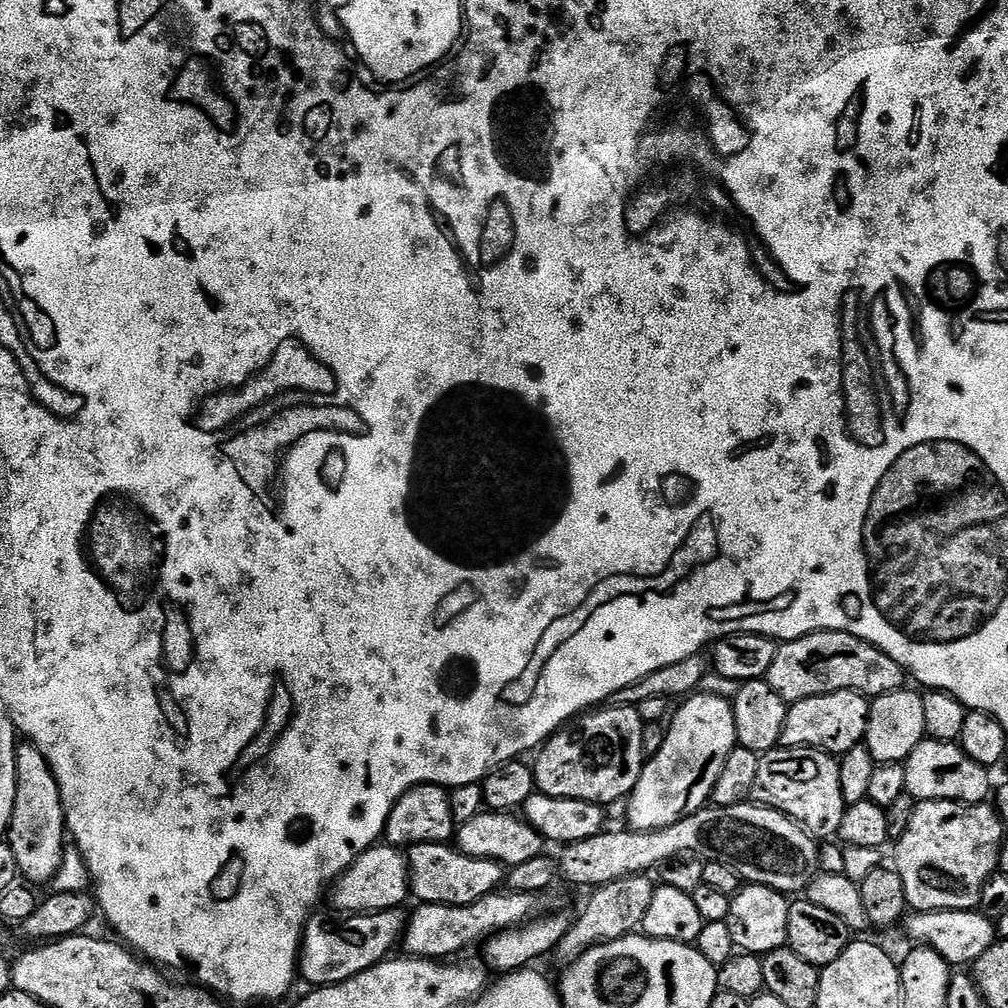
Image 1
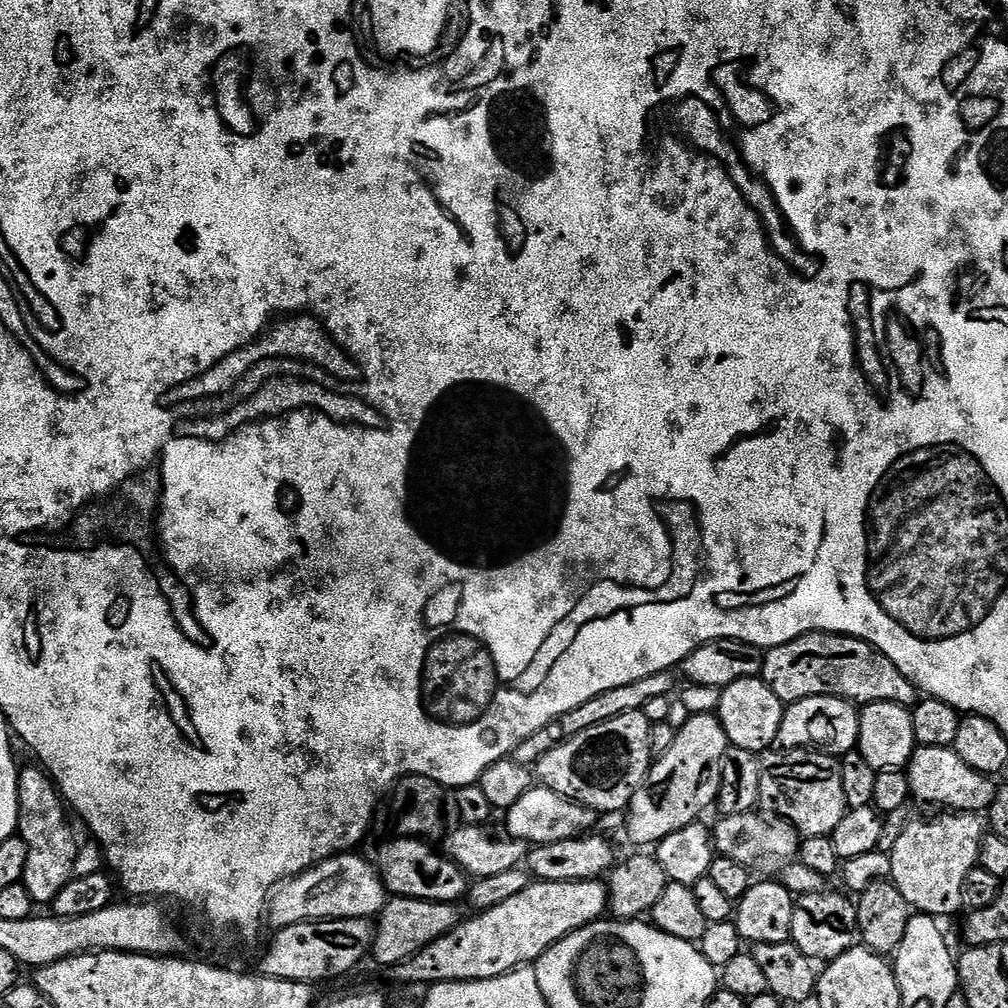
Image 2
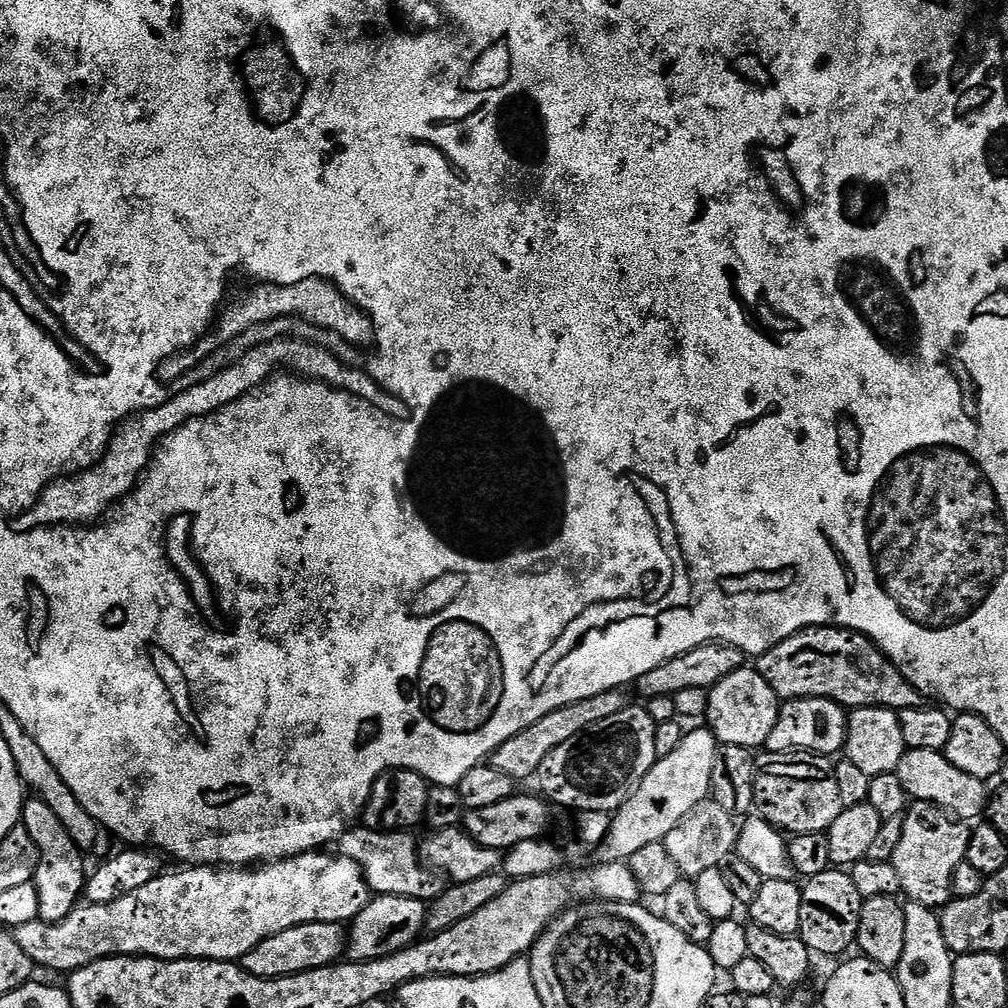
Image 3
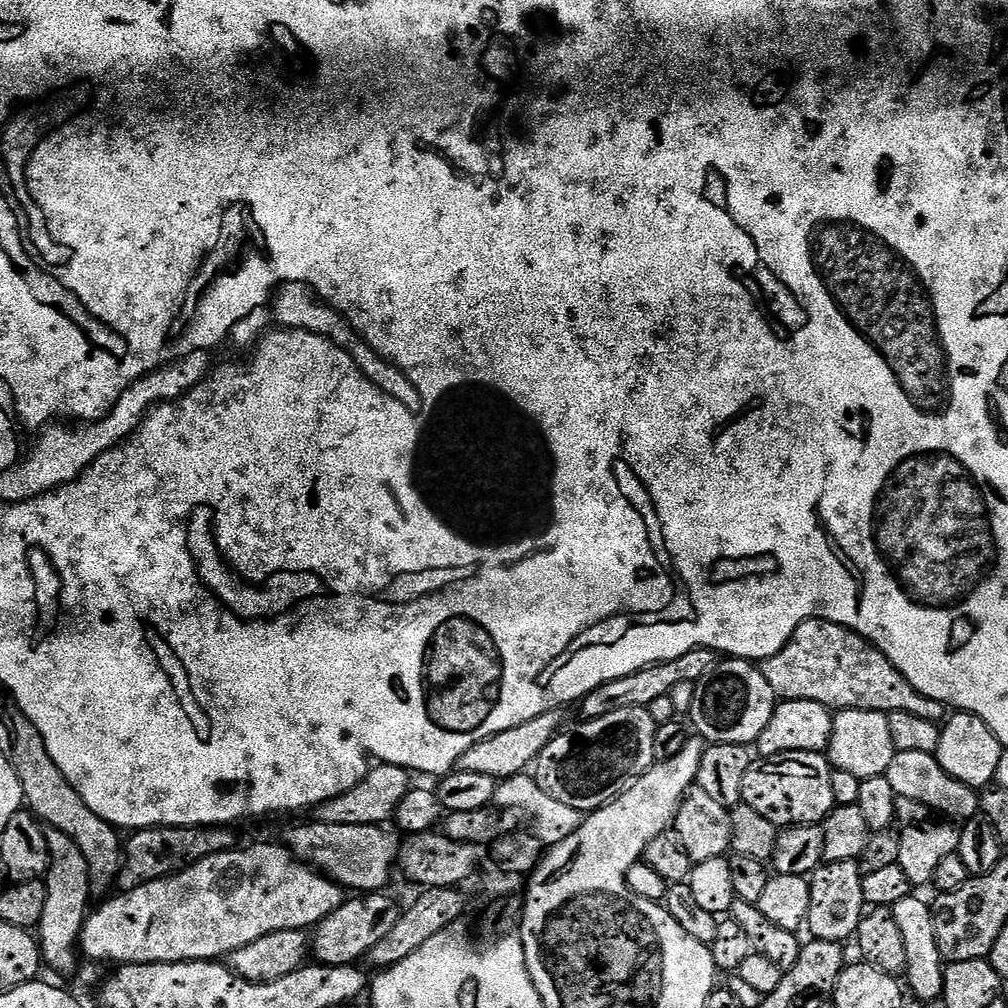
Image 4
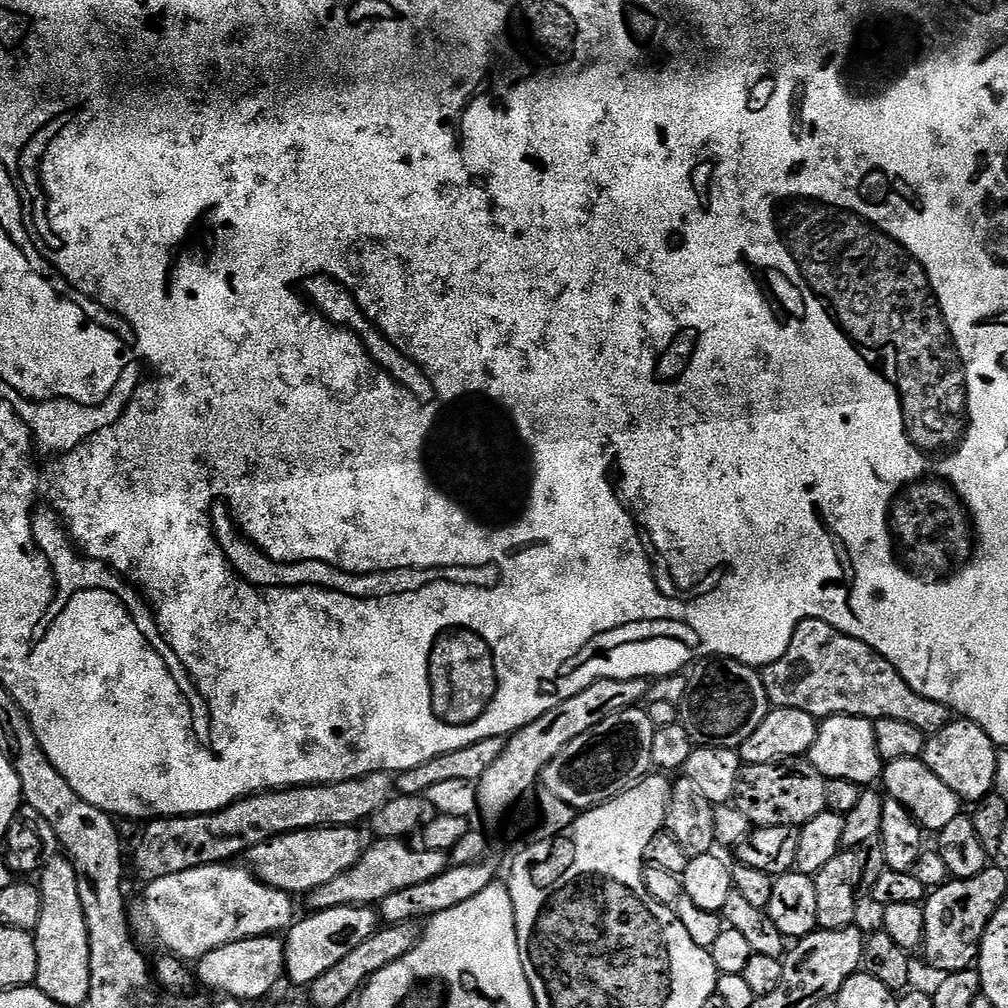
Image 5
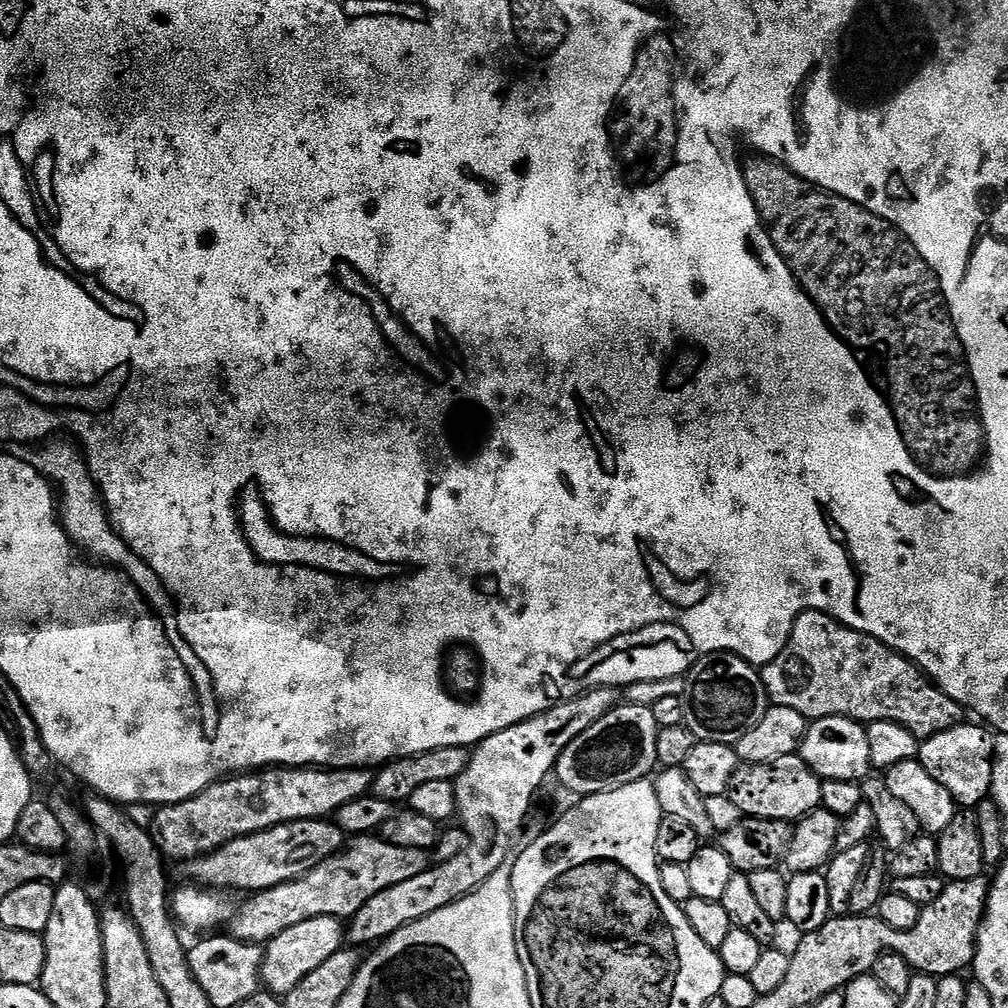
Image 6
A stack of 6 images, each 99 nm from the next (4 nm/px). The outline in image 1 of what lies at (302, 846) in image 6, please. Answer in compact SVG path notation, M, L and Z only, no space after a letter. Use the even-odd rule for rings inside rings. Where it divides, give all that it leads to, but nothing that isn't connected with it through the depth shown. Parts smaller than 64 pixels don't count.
M451 843L411 845L407 849L406 859L410 892L413 897L417 896L420 904L466 906L497 891L506 880L505 865L493 860L470 858Z

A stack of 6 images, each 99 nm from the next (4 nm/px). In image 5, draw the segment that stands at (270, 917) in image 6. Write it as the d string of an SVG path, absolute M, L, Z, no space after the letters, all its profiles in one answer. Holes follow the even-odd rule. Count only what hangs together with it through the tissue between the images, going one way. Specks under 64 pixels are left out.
M376 840L369 843L360 855L360 861L351 870L307 893L309 909L337 908L347 904L376 906L390 894L418 886L422 882L430 882L448 871L450 860L445 853L423 846L411 848L410 845L403 840Z

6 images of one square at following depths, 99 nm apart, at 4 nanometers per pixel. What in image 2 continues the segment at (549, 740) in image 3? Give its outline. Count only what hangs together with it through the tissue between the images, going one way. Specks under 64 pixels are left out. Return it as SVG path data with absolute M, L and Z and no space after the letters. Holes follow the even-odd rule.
M671 671L650 674L646 678L638 678L638 682L630 682L626 686L614 686L614 690L606 690L602 694L590 698L590 702L582 702L582 706L574 706L574 710L562 714L557 720L550 721L546 726L542 726L542 730L538 730L538 734L526 738L526 742L519 744L516 747L514 758L520 764L534 766L562 742L566 742L570 738L578 738L578 734L582 734L582 730L590 730L590 726L598 726L601 722L610 722L610 718L618 718L618 714L641 711L646 706L646 702L650 702L650 698L672 696L674 692L672 687L676 684L672 675Z

